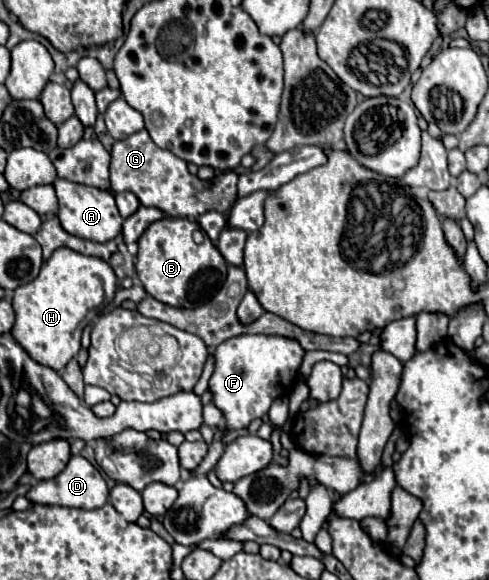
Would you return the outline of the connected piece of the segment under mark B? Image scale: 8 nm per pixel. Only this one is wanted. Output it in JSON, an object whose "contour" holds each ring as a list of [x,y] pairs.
{"contour":[[[165,217],[151,223],[139,237],[135,269],[145,291],[157,301],[171,307],[199,307],[205,305],[225,283],[227,261],[205,235],[203,243],[193,241],[197,221],[185,217]]]}

